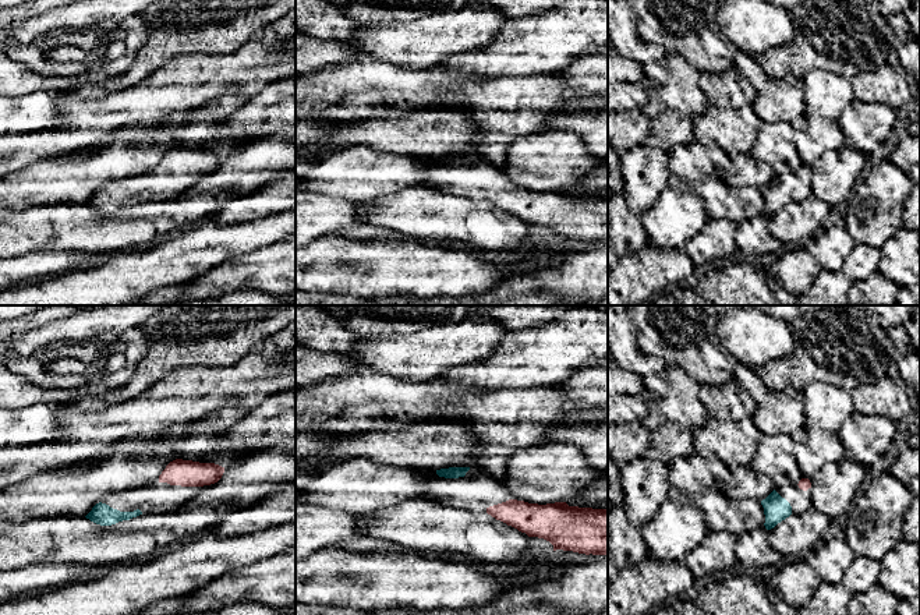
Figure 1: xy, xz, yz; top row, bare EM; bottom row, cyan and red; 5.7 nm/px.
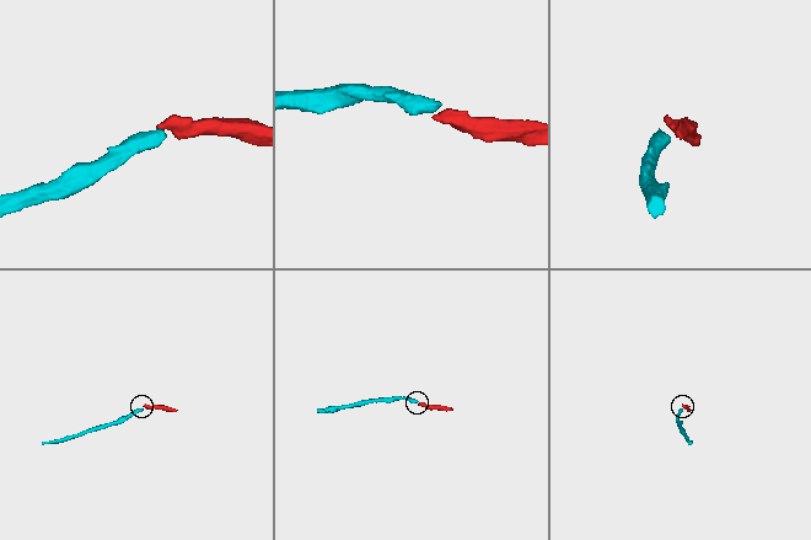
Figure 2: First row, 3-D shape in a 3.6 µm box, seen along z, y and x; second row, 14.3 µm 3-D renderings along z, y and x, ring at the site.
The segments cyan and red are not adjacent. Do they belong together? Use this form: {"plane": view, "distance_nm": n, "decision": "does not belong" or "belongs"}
{"plane": "yz", "distance_nm": 110, "decision": "belongs"}

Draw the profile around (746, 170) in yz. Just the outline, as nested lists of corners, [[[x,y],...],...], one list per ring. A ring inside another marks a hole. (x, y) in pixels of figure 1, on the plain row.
[[[751,153],[735,158],[728,174],[733,187],[751,185],[757,188],[765,187],[774,176],[774,169],[764,162],[756,160]]]

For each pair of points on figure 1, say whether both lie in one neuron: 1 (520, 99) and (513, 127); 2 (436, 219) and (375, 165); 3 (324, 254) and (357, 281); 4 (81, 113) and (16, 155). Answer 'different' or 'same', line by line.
1: same
2: different
3: same
4: same

